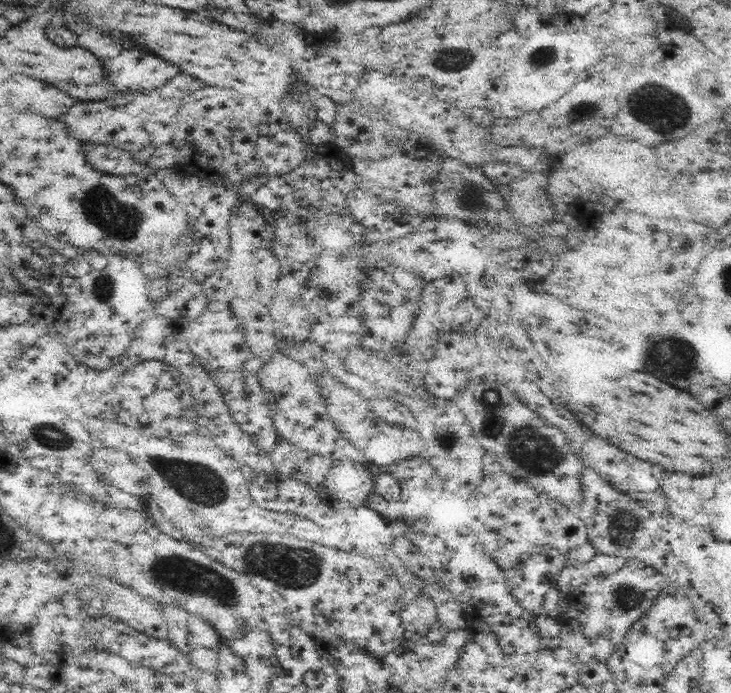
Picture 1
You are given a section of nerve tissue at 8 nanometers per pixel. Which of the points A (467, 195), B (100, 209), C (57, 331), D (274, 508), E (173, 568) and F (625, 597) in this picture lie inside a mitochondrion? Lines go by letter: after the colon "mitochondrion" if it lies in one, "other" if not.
A: mitochondrion
B: mitochondrion
C: other
D: other
E: mitochondrion
F: mitochondrion

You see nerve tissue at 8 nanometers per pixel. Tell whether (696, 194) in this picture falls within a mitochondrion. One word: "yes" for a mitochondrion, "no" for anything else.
no

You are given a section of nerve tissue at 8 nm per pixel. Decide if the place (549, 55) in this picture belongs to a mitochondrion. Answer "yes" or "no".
yes

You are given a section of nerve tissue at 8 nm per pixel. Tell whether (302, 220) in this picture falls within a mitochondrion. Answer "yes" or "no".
no

